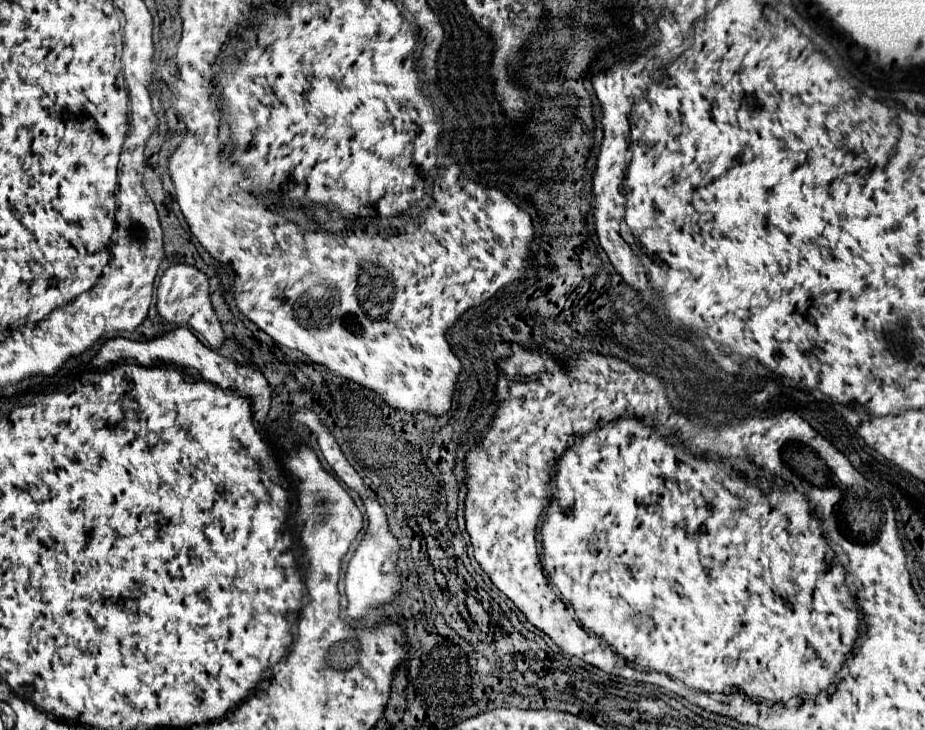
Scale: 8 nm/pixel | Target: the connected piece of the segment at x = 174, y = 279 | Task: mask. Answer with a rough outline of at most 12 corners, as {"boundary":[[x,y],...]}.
{"boundary":[[173,263],[157,289],[157,313],[219,349],[223,325],[207,275]]}

